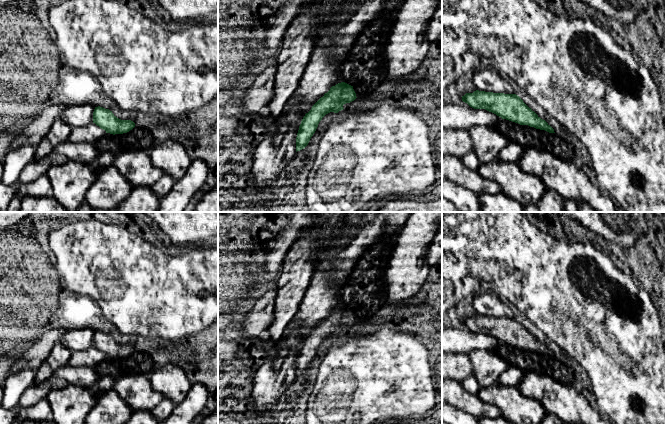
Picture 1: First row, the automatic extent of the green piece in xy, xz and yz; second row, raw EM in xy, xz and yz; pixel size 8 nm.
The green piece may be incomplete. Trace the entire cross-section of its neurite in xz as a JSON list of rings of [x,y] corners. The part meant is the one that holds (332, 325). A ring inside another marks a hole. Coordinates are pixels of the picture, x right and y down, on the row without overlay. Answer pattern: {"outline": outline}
{"outline": [[[345,306],[332,310],[303,341],[296,361],[296,376],[308,369],[319,346],[326,338],[330,336],[338,337],[344,333],[344,328],[350,327],[356,322],[353,310]]]}

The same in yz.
{"outline": [[[476,314],[473,317],[466,317],[462,320],[462,325],[474,333],[485,333],[502,343],[555,357],[554,353],[516,318]]]}

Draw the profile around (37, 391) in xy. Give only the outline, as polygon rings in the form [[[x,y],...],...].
[[[51,376],[42,383],[34,383],[29,388],[27,388],[19,399],[18,406],[20,408],[27,408],[33,406],[41,399],[46,398],[46,396],[55,389],[64,388],[68,383],[56,376]]]

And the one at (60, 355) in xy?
[[[60,342],[57,343],[48,358],[35,371],[35,383],[42,383],[49,377],[53,376],[54,372],[68,364],[72,351],[63,346]]]

